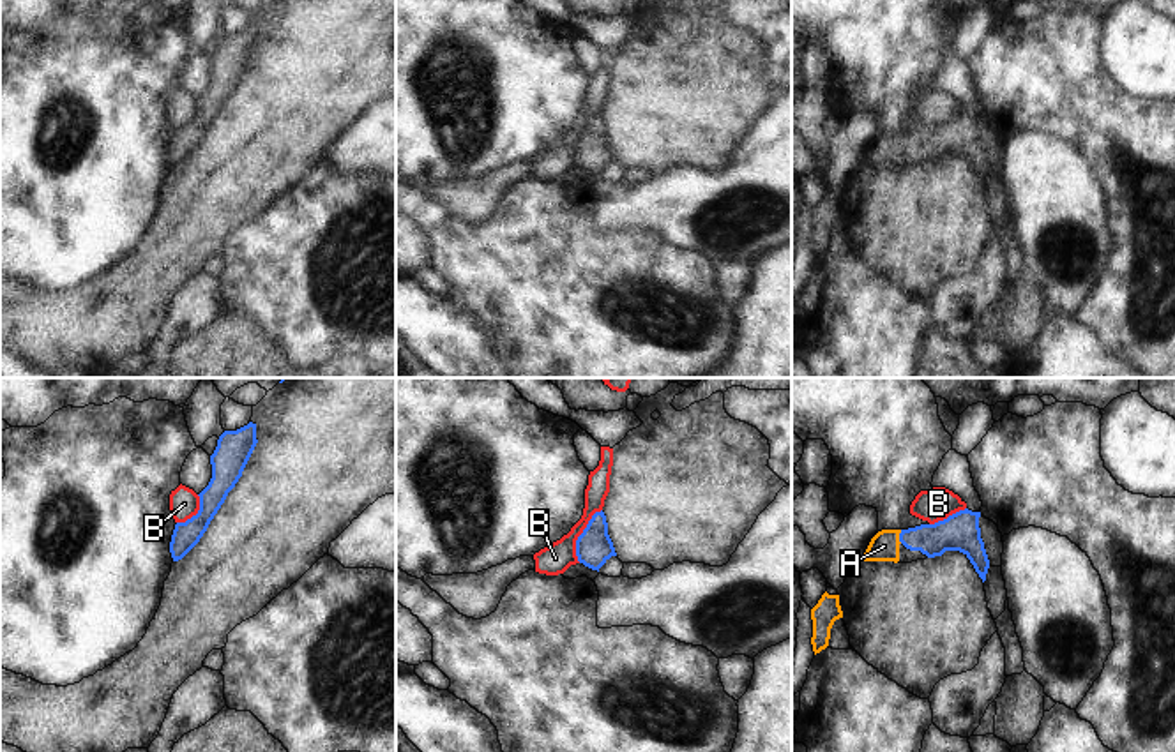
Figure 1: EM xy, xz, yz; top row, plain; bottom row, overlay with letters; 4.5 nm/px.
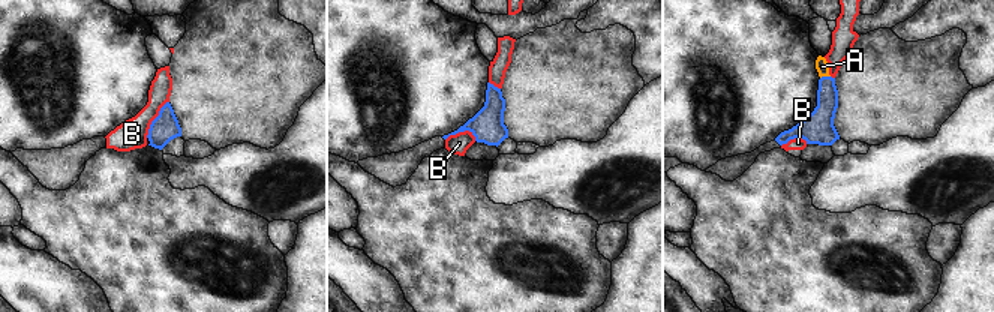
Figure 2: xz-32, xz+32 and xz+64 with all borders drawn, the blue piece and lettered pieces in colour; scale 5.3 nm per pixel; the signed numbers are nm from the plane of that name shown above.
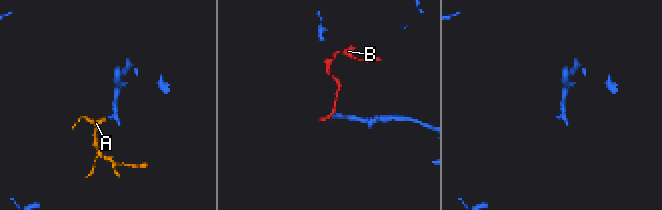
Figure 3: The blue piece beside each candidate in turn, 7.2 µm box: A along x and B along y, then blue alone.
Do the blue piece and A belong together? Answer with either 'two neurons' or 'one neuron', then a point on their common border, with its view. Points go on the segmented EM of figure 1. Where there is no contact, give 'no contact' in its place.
one neuron; meets blue in yz at (900, 537)

